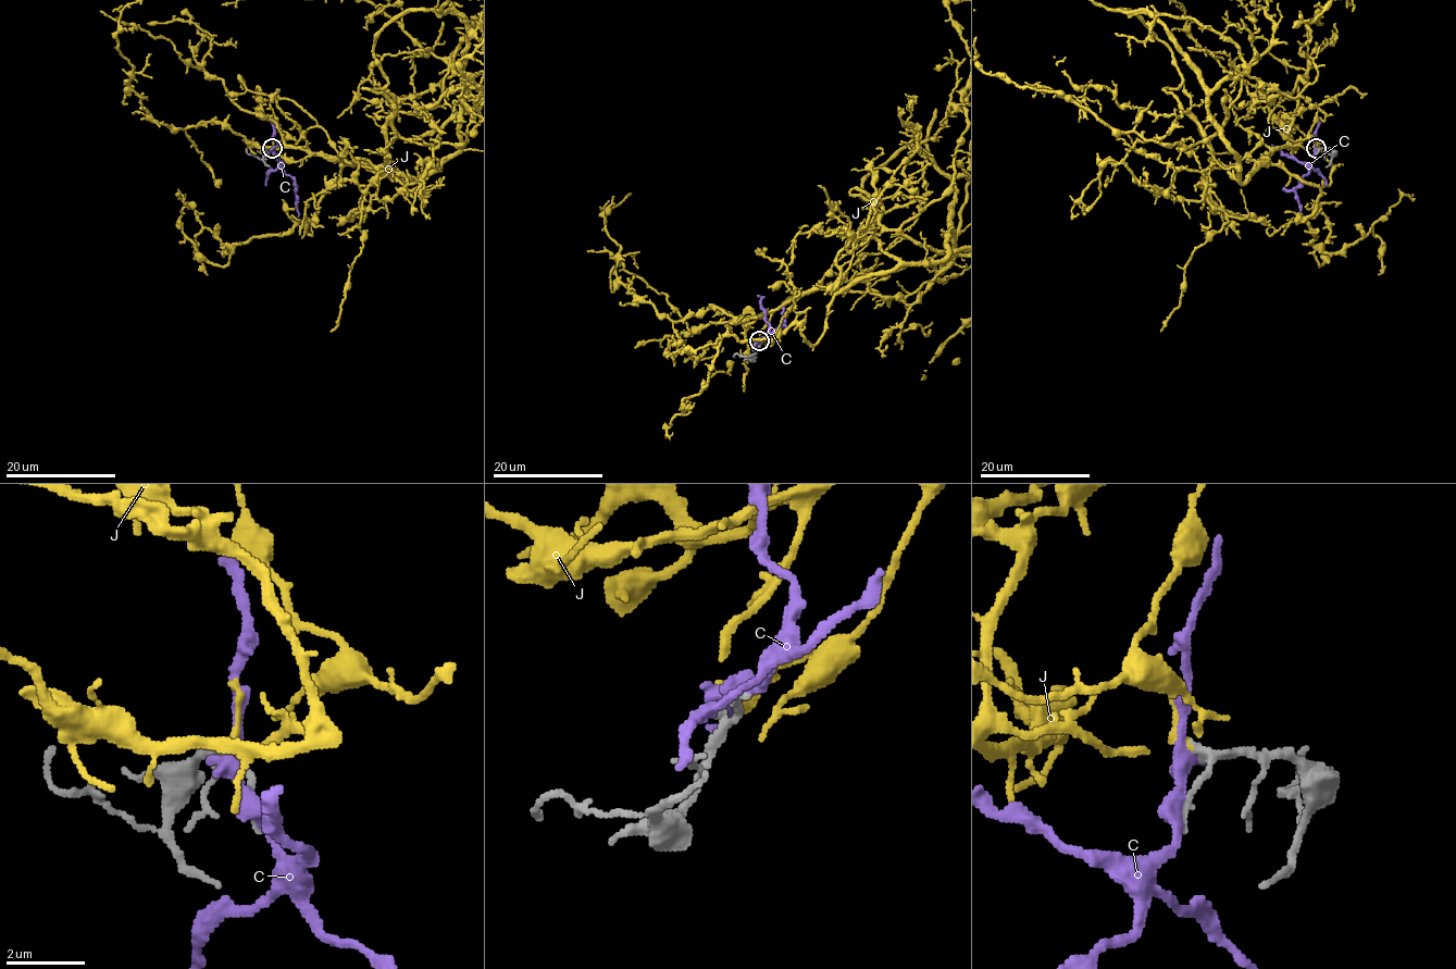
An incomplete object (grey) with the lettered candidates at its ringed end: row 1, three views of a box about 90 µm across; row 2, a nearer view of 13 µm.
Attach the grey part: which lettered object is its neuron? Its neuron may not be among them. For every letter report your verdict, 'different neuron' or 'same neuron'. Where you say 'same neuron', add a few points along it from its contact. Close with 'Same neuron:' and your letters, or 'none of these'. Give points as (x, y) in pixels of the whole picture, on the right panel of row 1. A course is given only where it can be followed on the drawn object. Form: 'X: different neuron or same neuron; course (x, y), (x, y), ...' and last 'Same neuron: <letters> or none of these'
C: different neuron
J: same neuron
Same neuron: J

